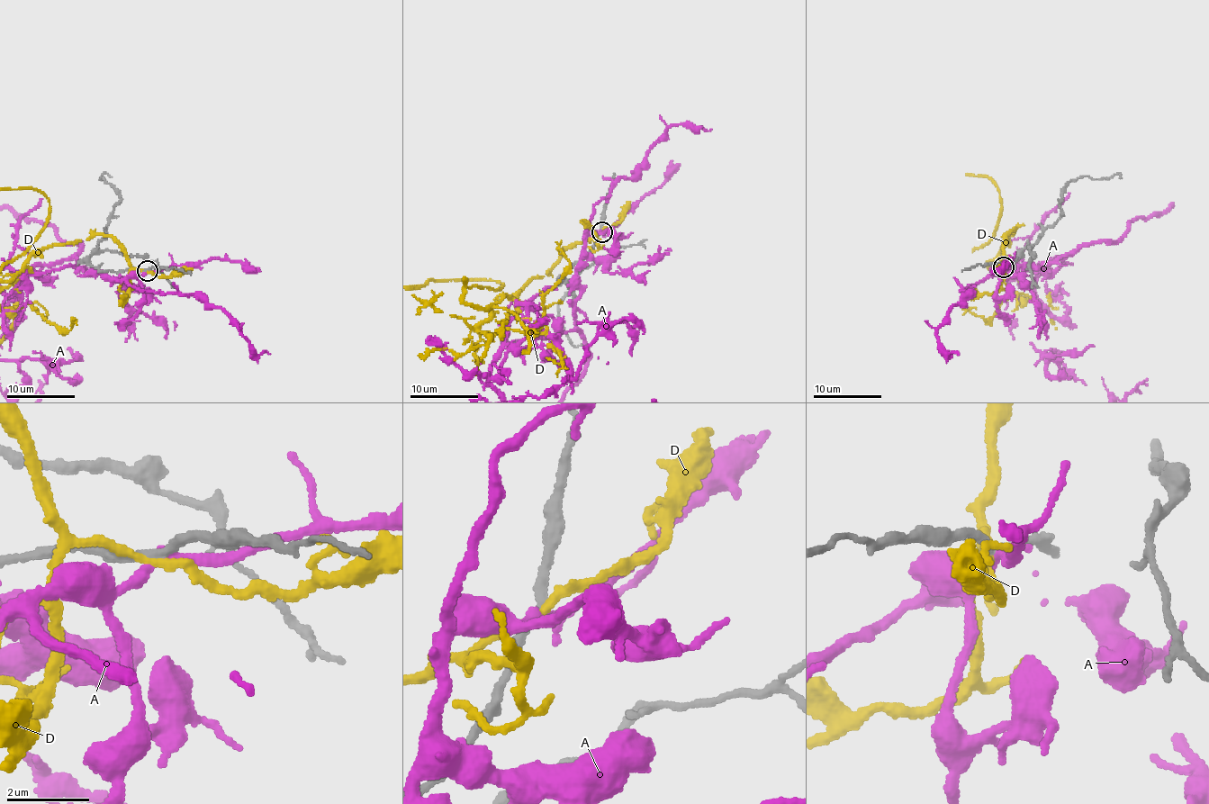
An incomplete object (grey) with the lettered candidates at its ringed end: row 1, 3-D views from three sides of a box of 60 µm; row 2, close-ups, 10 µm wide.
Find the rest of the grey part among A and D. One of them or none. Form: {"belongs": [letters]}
{"belongs": ["A"]}

